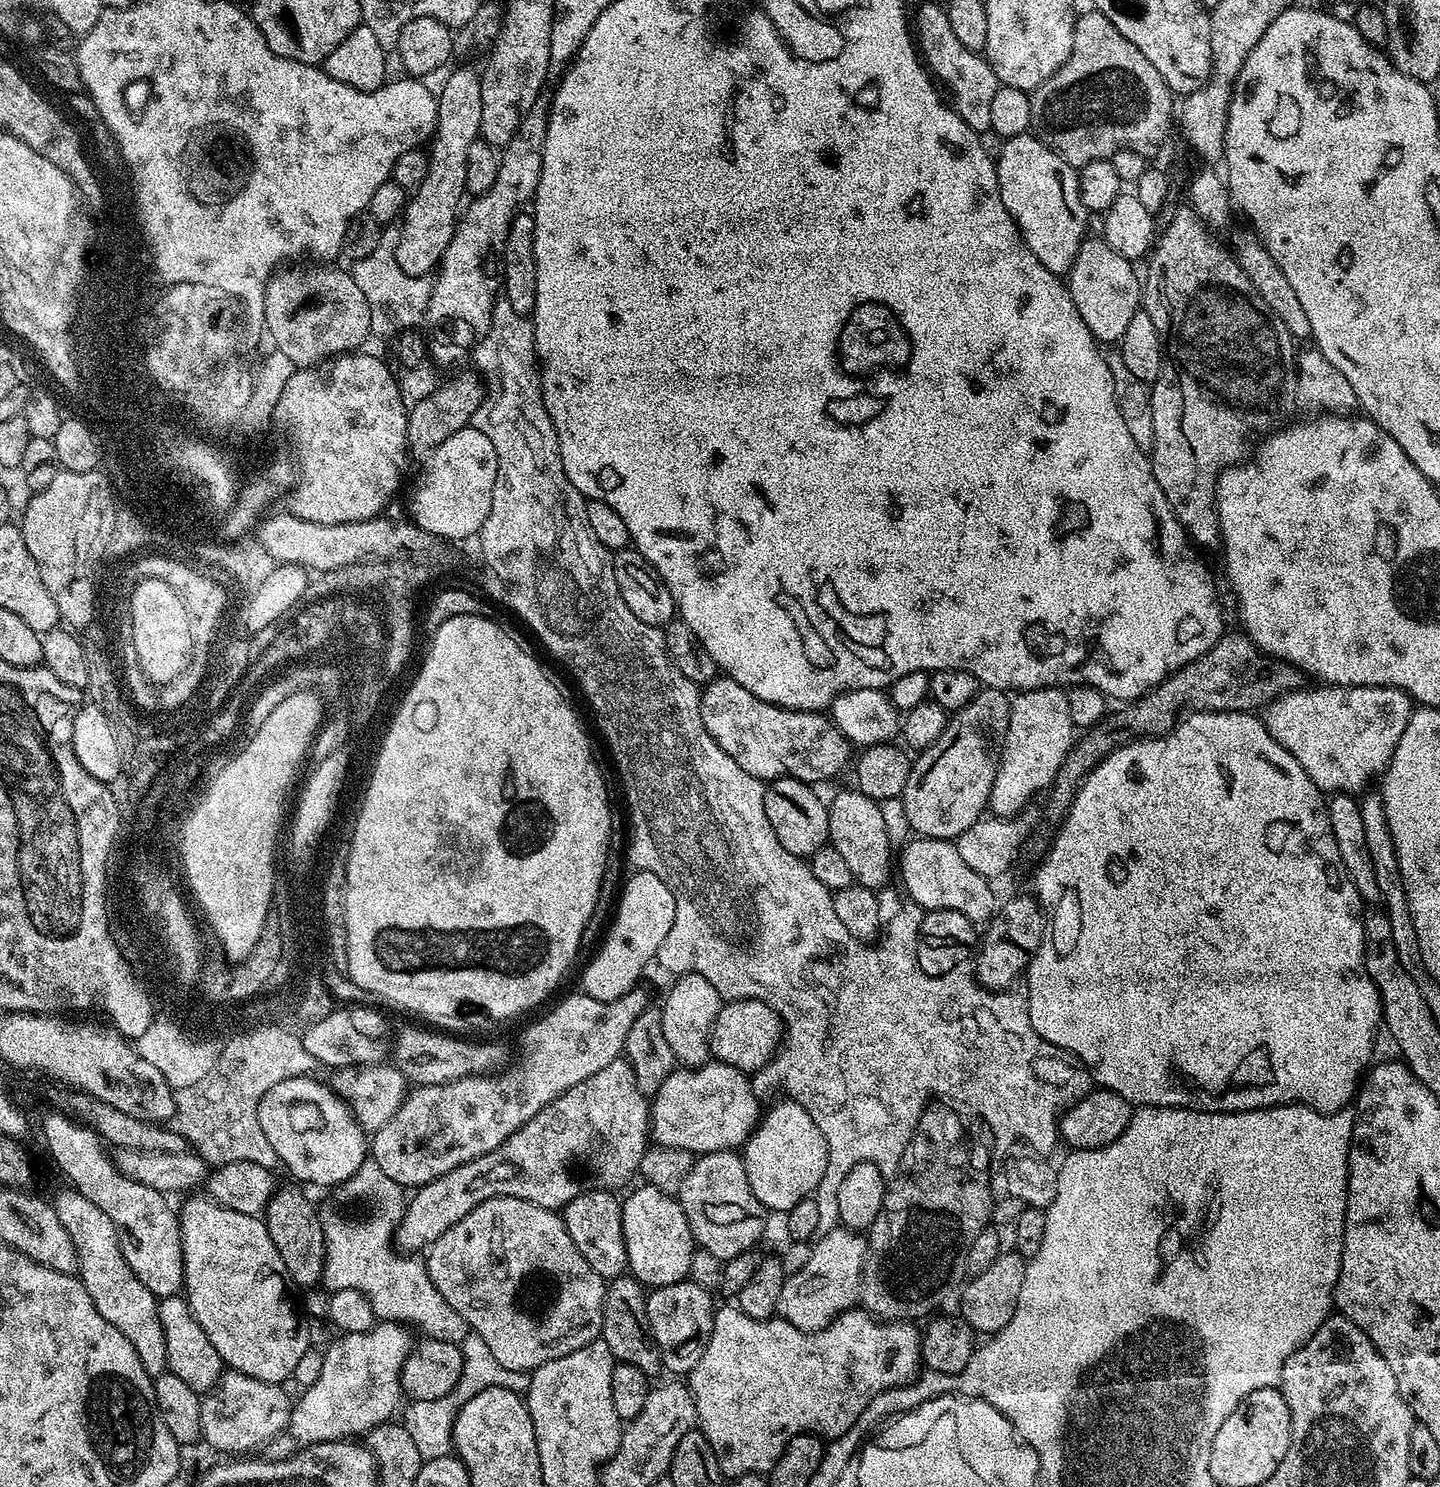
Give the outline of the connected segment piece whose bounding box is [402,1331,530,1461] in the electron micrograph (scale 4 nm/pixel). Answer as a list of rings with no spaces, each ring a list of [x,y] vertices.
[[[470,1331],[459,1346],[464,1359],[464,1369],[462,1378],[458,1378],[458,1386],[454,1386],[454,1390],[450,1394],[446,1394],[446,1398],[412,1400],[409,1408],[403,1409],[405,1412],[402,1423],[406,1430],[410,1430],[410,1438],[414,1438],[414,1443],[418,1446],[421,1461],[442,1458],[453,1451],[452,1427],[456,1421],[456,1415],[459,1414],[462,1406],[466,1406],[466,1402],[470,1402],[470,1398],[482,1394],[482,1390],[508,1388],[511,1392],[521,1394],[528,1391],[529,1373],[509,1370],[506,1366],[502,1366],[502,1362],[498,1362],[498,1358],[494,1358],[494,1354],[490,1354],[490,1346],[486,1346],[486,1342],[482,1342],[478,1333]]]

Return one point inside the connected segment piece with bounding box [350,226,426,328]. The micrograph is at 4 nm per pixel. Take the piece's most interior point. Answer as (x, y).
(388, 289)

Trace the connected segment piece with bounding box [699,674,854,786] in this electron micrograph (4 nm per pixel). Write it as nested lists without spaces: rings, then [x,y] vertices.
[[[723,674],[703,685],[700,693],[700,717],[714,742],[746,774],[757,776],[765,782],[774,780],[800,780],[803,784],[820,786],[823,780],[836,776],[848,764],[848,755],[854,752],[853,745],[842,735],[827,715],[820,712],[795,712],[793,708],[779,708],[776,704],[767,704],[762,698],[750,694],[746,686],[734,682]]]

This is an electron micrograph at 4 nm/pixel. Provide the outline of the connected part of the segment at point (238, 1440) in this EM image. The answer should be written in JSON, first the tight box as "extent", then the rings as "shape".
{"extent":[200,1371,293,1454],"shape":[[[225,1371],[216,1387],[201,1399],[202,1430],[200,1435],[203,1443],[217,1448],[220,1452],[238,1452],[234,1454],[248,1454],[251,1448],[263,1449],[275,1436],[279,1436],[288,1427],[288,1419],[292,1417],[293,1397],[284,1393],[285,1389],[279,1384],[262,1382],[258,1378],[250,1378],[241,1372]]]}

